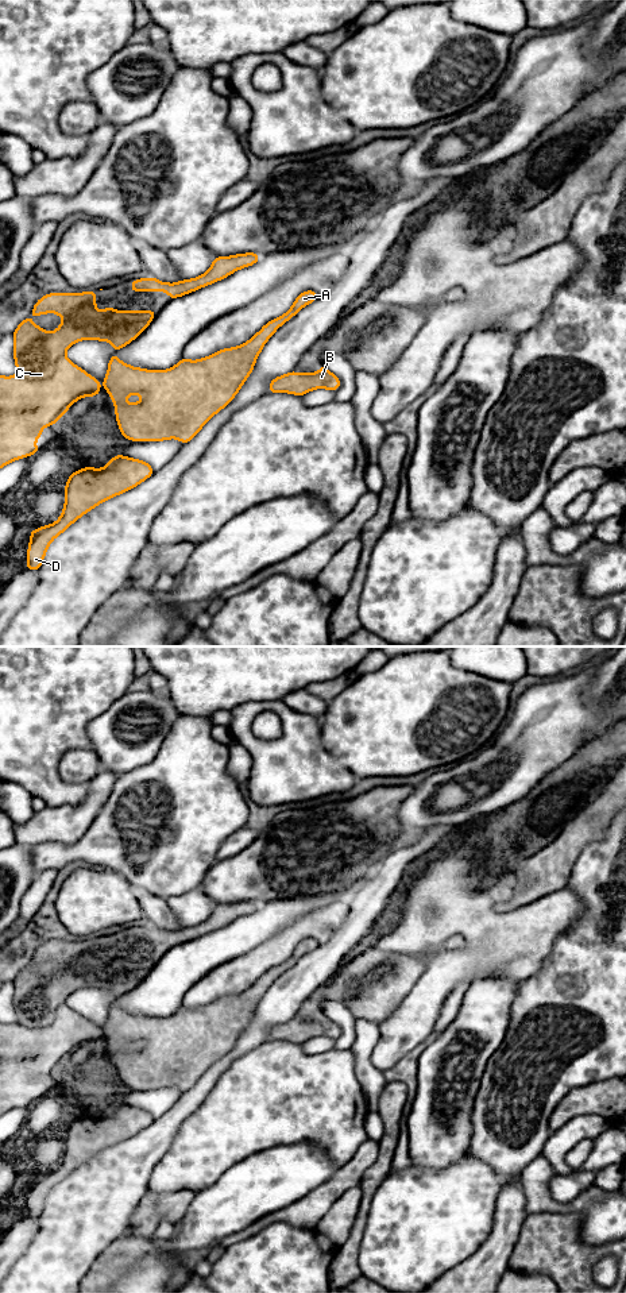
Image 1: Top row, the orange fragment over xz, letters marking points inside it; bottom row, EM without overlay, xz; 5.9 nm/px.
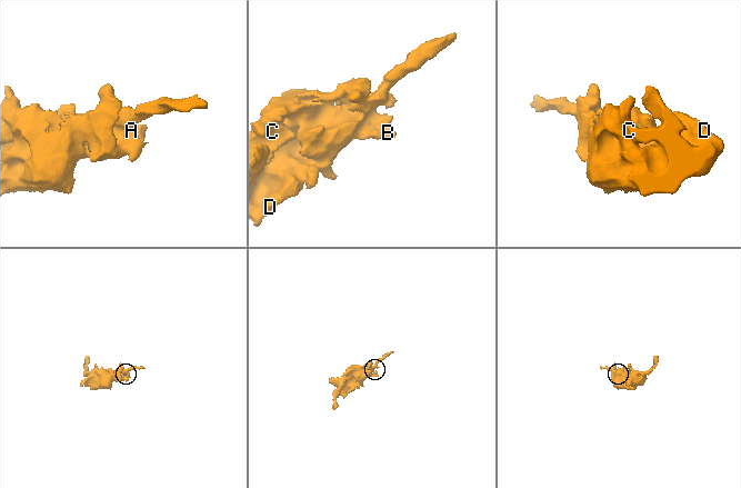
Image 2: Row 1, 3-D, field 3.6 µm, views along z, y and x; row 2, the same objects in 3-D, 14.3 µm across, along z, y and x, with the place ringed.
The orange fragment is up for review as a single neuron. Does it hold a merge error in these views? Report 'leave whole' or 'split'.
leave whole

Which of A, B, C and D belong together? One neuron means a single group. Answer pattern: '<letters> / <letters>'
A B C D

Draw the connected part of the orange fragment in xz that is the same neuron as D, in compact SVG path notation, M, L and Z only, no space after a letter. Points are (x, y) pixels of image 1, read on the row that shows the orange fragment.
M115 455L104 468L85 467L73 472L65 486L61 517L51 525L30 530L28 564L24 568L39 570L57 536L101 502L136 487L154 472L148 463L124 455Z

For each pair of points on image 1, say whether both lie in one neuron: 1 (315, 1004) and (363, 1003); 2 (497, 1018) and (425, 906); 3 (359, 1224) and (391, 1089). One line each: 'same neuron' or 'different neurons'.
1: same neuron
2: different neurons
3: same neuron

